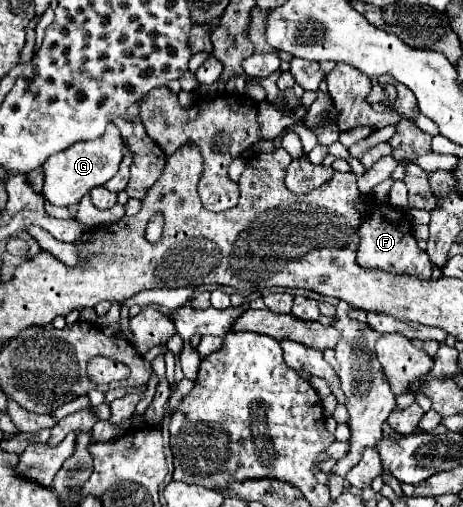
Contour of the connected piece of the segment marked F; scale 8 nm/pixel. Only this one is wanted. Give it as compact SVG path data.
M369 194L371 212L367 222L359 228L359 248L357 248L357 264L361 268L383 270L391 274L407 274L417 276L421 280L431 278L431 262L423 250L419 250L415 238L411 236L411 224L405 212L393 208L389 202L381 202L375 194Z

